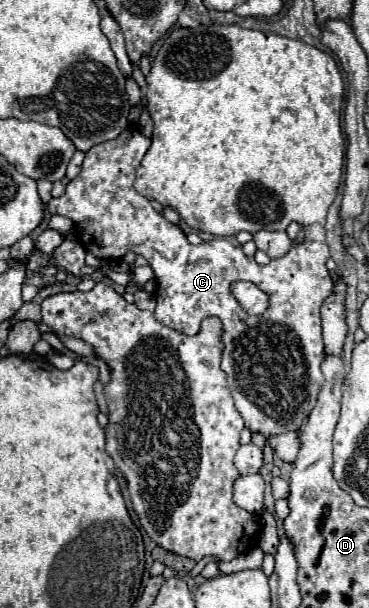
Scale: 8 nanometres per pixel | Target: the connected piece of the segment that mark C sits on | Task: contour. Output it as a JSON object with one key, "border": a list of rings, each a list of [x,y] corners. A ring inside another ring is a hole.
{"border":[[[136,126],[126,128],[126,130],[124,130],[118,138],[114,138],[114,140],[108,140],[108,142],[102,142],[102,144],[92,146],[92,148],[86,152],[86,158],[84,158],[84,164],[82,164],[80,174],[78,174],[74,180],[68,182],[64,196],[52,198],[52,200],[48,202],[48,206],[46,206],[48,212],[50,212],[50,214],[60,214],[60,216],[70,218],[70,220],[74,222],[74,228],[76,228],[76,238],[80,240],[80,244],[84,246],[84,250],[86,250],[88,254],[96,256],[96,258],[102,258],[102,260],[120,260],[120,258],[124,258],[128,252],[134,252],[134,254],[144,256],[144,258],[150,262],[150,268],[154,270],[154,276],[156,276],[156,292],[154,292],[156,310],[154,310],[154,316],[156,316],[156,320],[158,320],[160,324],[172,328],[172,330],[178,330],[178,332],[182,332],[182,334],[196,334],[198,328],[200,328],[200,322],[202,322],[204,318],[208,318],[208,316],[218,316],[218,318],[222,320],[222,324],[224,324],[224,334],[222,334],[222,338],[224,338],[224,344],[226,344],[224,356],[222,356],[222,370],[228,374],[228,386],[230,386],[234,404],[236,404],[238,412],[242,414],[242,418],[244,418],[244,422],[246,422],[246,428],[250,428],[252,432],[262,432],[262,434],[266,434],[266,436],[274,436],[274,434],[298,430],[300,424],[302,424],[302,420],[312,412],[312,408],[314,408],[314,404],[316,404],[316,396],[318,396],[318,392],[320,392],[320,388],[322,388],[322,384],[324,384],[324,376],[322,376],[322,372],[320,372],[320,362],[322,362],[322,358],[324,358],[324,342],[322,342],[322,326],[320,326],[320,304],[322,304],[324,298],[332,292],[332,278],[330,278],[330,272],[328,272],[328,268],[326,268],[326,260],[330,258],[328,246],[326,246],[324,242],[300,242],[300,244],[296,244],[284,258],[274,258],[274,260],[270,260],[270,264],[266,264],[266,266],[260,266],[252,256],[246,256],[246,254],[242,252],[242,248],[236,246],[236,244],[234,244],[232,240],[228,240],[228,238],[214,238],[214,240],[210,240],[210,242],[202,242],[200,246],[192,246],[192,244],[186,240],[186,234],[182,232],[182,228],[170,224],[162,214],[158,214],[158,212],[152,208],[150,200],[144,198],[144,196],[140,196],[140,194],[134,190],[134,186],[132,186],[132,184],[134,184],[134,178],[136,178],[136,176],[134,176],[134,170],[136,170],[136,166],[140,164],[140,160],[144,158],[144,154],[148,152],[148,148],[150,148],[150,138],[146,138],[146,136],[140,132],[140,128],[136,128]],[[234,280],[250,280],[250,282],[254,282],[258,288],[262,288],[262,290],[270,296],[270,306],[268,306],[268,310],[266,310],[262,316],[250,316],[250,314],[246,314],[246,312],[240,308],[240,304],[236,302],[236,298],[230,294],[230,284],[232,284]]]}

